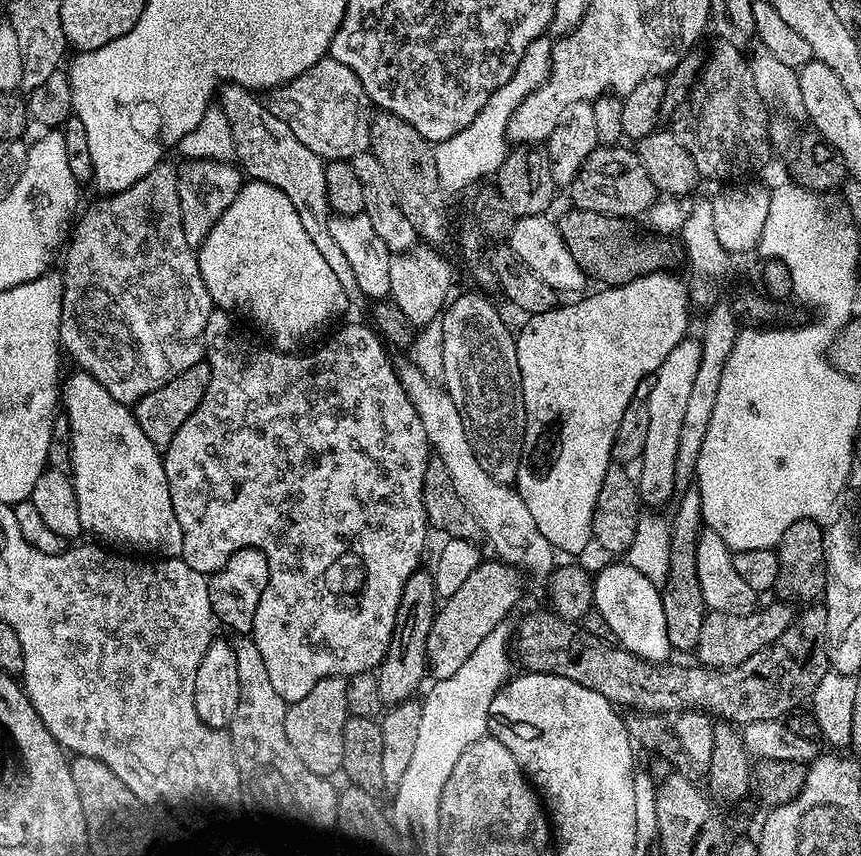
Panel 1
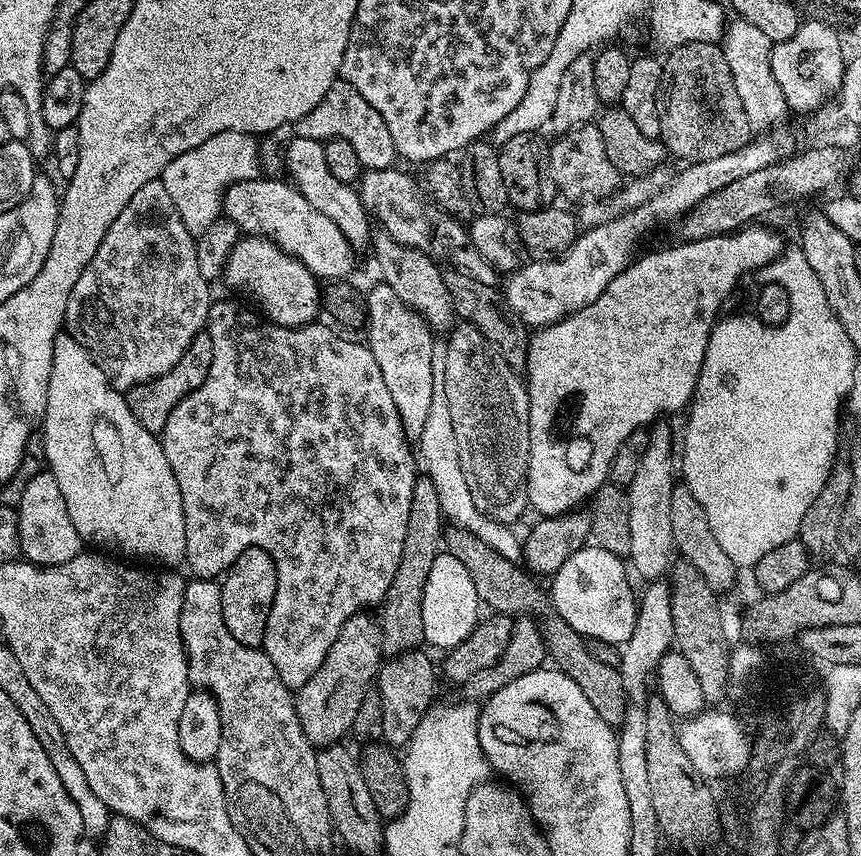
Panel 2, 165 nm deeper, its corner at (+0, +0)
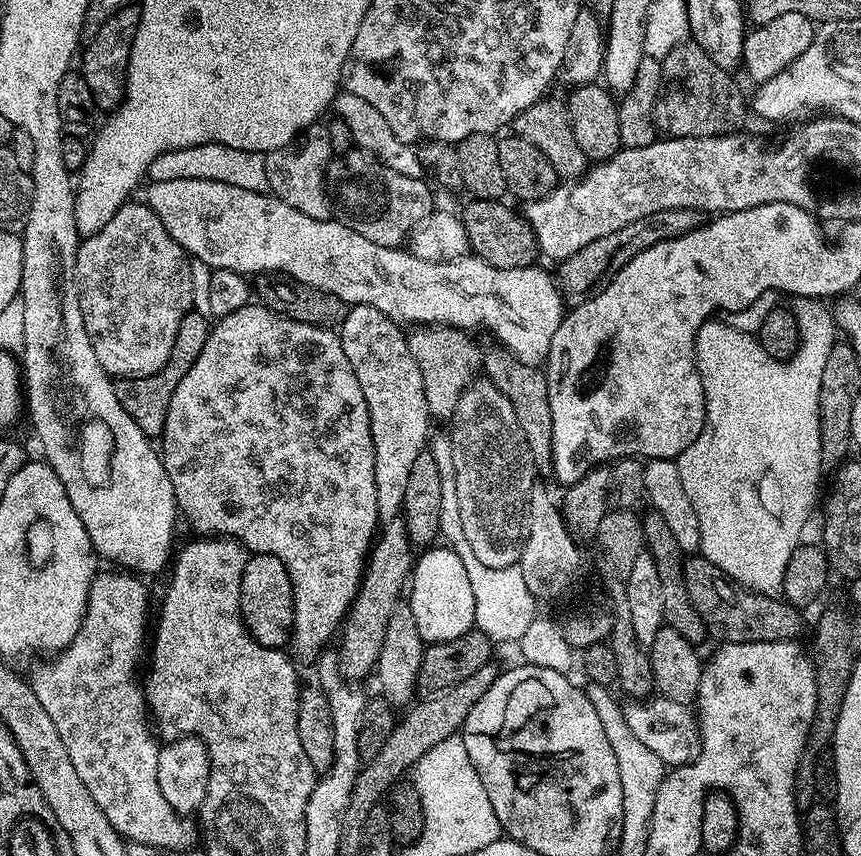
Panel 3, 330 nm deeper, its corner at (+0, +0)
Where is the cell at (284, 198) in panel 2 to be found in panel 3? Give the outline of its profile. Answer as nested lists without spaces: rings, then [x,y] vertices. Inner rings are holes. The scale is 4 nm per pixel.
[[[202,178],[153,179],[142,188],[142,203],[154,210],[166,226],[170,238],[178,242],[193,260],[206,262],[213,270],[225,268],[231,272],[285,272],[297,284],[326,290],[342,298],[349,306],[374,306],[401,326],[435,326],[447,324],[449,328],[485,328],[497,336],[499,343],[522,362],[533,366],[545,363],[550,354],[550,342],[565,318],[566,305],[560,295],[557,277],[543,272],[540,266],[502,270],[490,262],[469,254],[457,260],[426,262],[403,247],[387,248],[362,238],[347,222],[339,219],[319,220],[294,210],[285,200],[268,192],[242,190],[217,180]]]

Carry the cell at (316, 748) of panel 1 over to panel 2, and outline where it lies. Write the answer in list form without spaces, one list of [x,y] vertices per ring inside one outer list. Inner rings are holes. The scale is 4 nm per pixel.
[[[367,611],[355,612],[338,630],[334,646],[322,658],[322,666],[314,670],[310,682],[302,686],[294,696],[298,722],[304,736],[317,749],[329,744],[341,743],[352,730],[354,714],[362,706],[362,698],[373,687],[382,663],[380,647],[380,626],[375,615]]]

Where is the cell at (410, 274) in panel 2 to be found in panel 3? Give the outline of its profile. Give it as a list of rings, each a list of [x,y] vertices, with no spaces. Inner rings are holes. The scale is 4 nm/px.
[[[447,324],[416,326],[407,333],[408,349],[422,370],[422,386],[426,390],[429,417],[447,421],[458,406],[458,398],[465,388],[477,379],[482,368],[482,352],[470,340],[465,329],[449,328]]]

